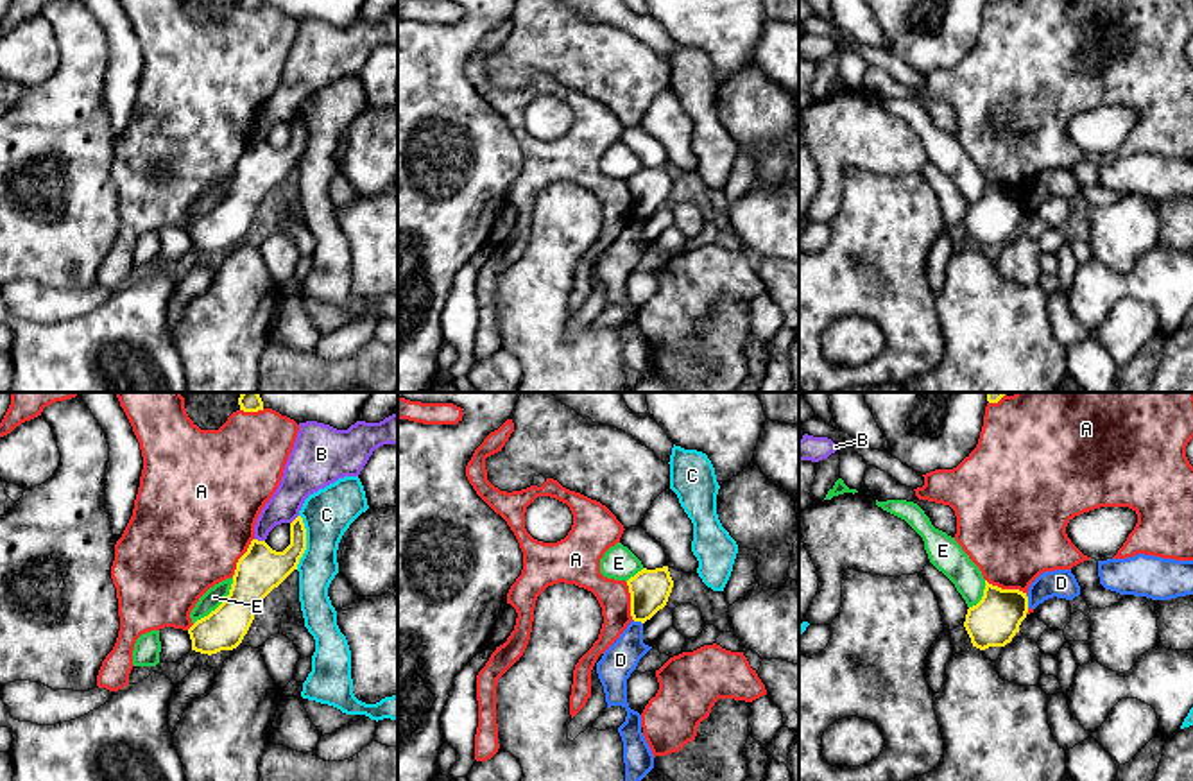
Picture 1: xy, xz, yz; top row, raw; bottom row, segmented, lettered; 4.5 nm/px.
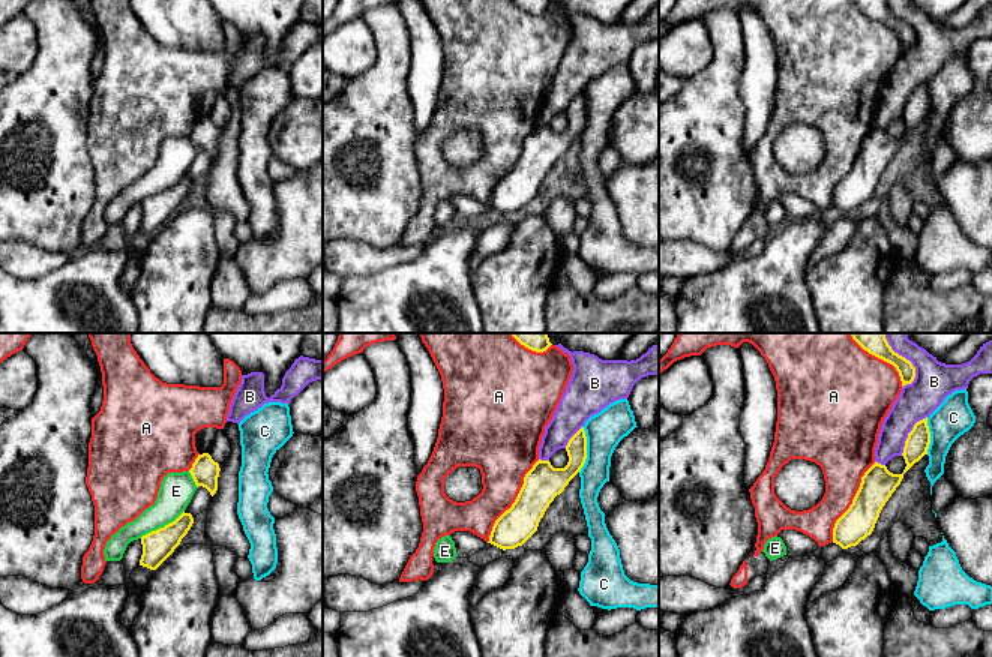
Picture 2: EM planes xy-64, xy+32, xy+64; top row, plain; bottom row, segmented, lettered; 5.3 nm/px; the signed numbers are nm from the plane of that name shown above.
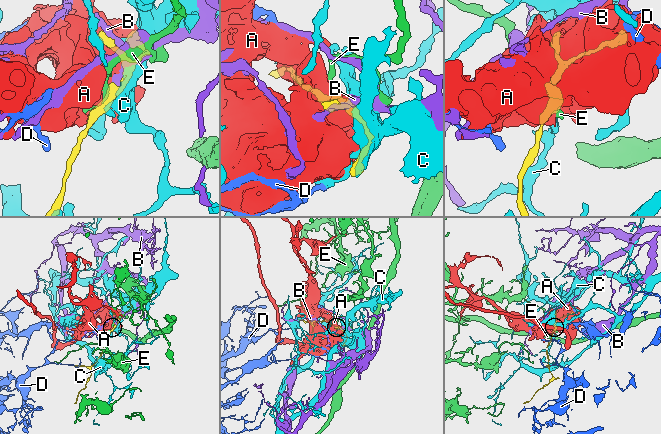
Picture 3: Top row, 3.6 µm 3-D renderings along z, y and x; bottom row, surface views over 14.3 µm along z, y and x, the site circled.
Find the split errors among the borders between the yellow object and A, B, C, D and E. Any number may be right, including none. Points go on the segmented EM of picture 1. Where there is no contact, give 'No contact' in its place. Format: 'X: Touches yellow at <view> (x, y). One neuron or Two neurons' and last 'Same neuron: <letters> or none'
A: Touches yellow at yz (1007, 590). Two neurons
B: Touches yellow at xy (260, 541). Two neurons
C: Touches yellow at xy (305, 541). Two neurons
D: Touches yellow at yz (1027, 600). Two neurons
E: Touches yellow at xy (221, 604). Two neurons
Same neuron: none

